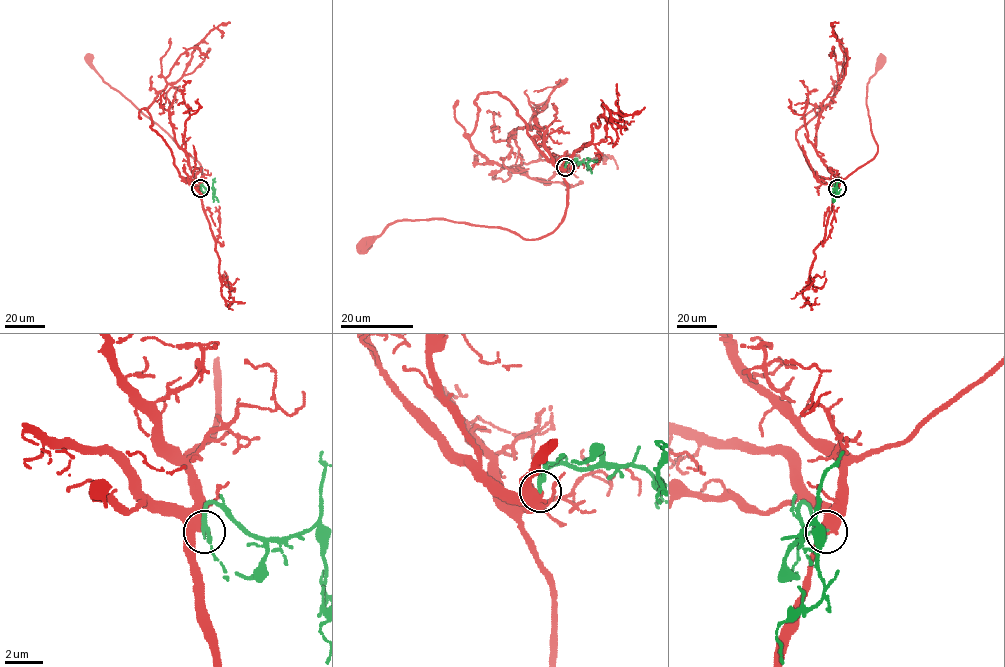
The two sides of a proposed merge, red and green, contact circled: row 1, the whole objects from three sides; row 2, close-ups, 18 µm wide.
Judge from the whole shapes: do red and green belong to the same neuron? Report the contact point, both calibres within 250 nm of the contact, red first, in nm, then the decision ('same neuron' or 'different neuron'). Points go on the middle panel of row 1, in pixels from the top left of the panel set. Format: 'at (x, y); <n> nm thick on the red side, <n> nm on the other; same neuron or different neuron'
at (565, 167); 340 nm thick on the red side, 200 nm on the other; same neuron

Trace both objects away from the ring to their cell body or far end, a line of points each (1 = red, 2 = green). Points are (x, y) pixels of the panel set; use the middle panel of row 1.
1: (565, 167), (565, 215), (543, 237), (525, 240), (503, 228), (443, 219), (397, 220), (364, 245)
2: (565, 167), (566, 163), (575, 162), (584, 162), (588, 166), (590, 161), (597, 160)

